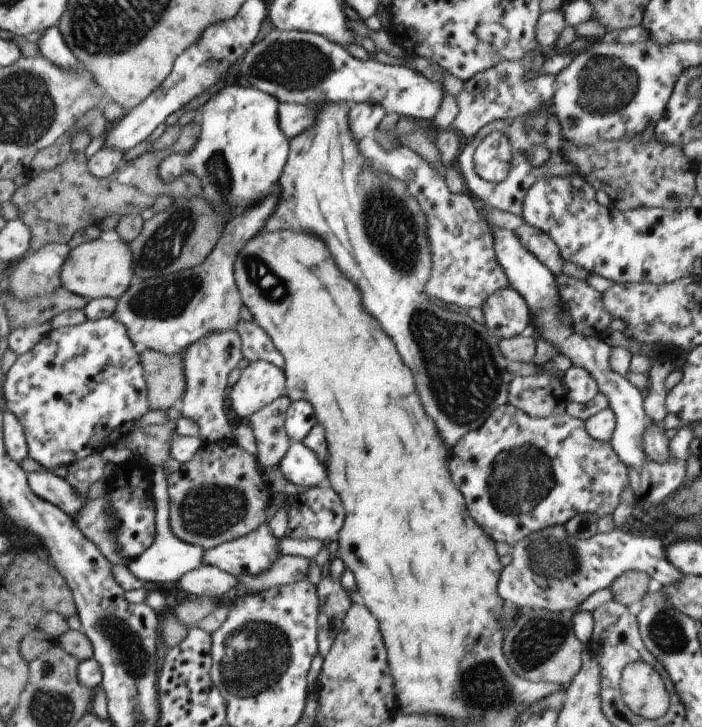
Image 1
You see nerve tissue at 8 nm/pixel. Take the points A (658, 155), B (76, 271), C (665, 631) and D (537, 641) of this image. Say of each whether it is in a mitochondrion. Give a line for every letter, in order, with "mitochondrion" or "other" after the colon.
A: other
B: other
C: mitochondrion
D: mitochondrion

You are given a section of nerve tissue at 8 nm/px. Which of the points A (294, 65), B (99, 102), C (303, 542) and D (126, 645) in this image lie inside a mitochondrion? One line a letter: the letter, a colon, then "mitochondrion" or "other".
A: mitochondrion
B: other
C: other
D: mitochondrion

